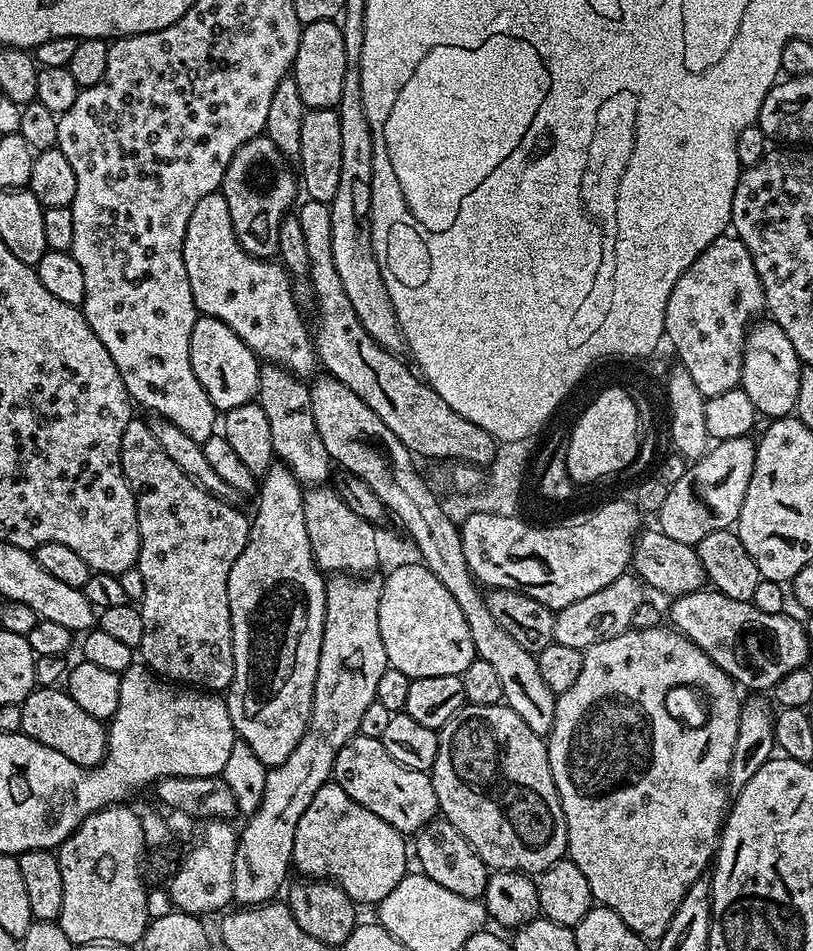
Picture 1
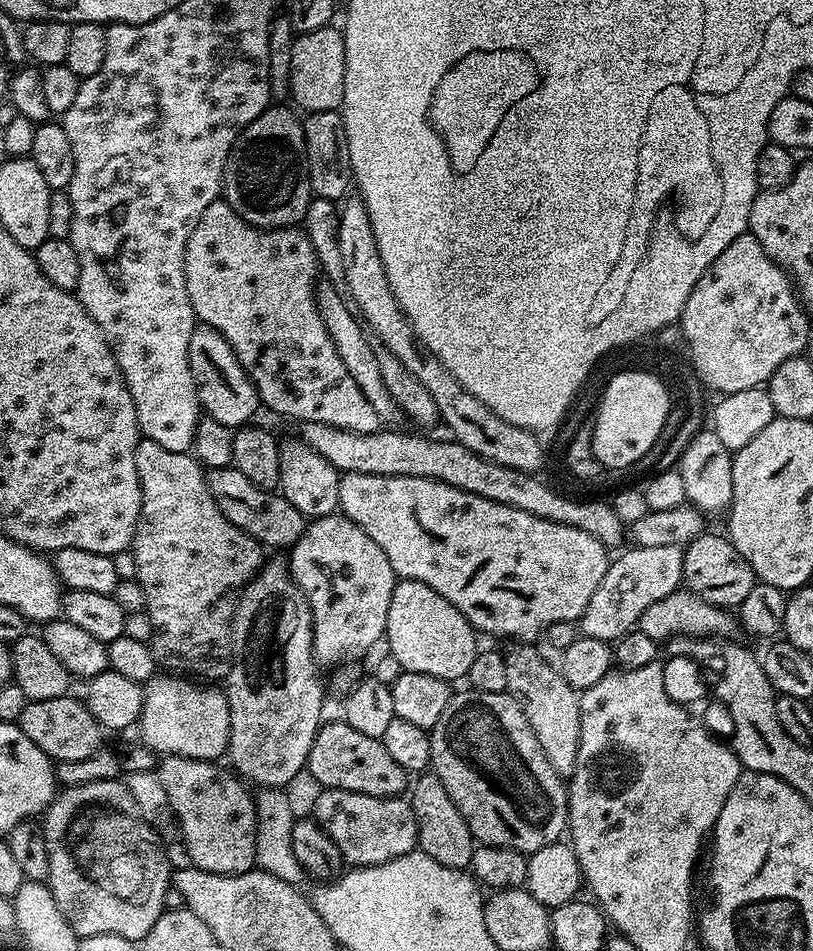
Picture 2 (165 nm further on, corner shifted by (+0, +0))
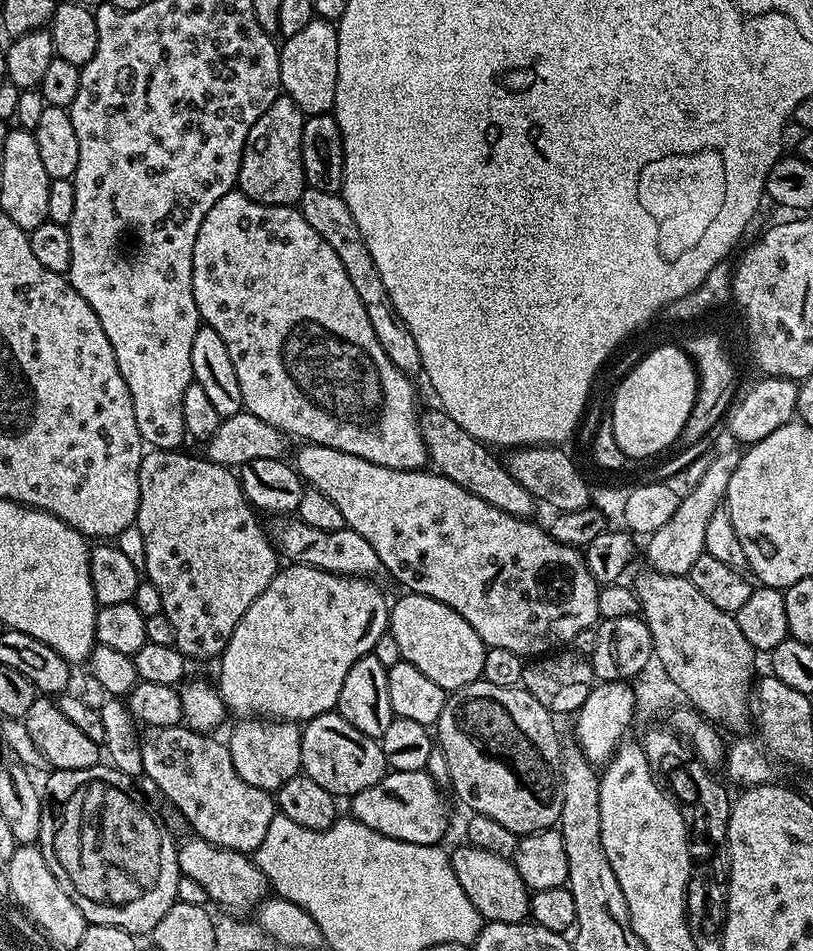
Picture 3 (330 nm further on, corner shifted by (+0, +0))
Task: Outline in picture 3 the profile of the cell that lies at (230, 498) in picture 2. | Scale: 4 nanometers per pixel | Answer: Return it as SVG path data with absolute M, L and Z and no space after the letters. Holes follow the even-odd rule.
M280 514L270 524L270 539L278 549L285 561L294 564L305 564L318 570L326 570L330 574L339 576L362 576L365 578L375 577L375 572L381 571L378 554L374 554L374 546L362 538L350 527L339 528L338 530L318 530L316 526L310 526L302 522L292 514Z

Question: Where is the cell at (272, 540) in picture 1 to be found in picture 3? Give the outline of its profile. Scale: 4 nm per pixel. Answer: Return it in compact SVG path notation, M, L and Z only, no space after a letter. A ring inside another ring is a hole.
M244 718L237 724L240 725L226 736L226 743L234 770L238 770L242 782L250 782L250 786L275 793L286 782L290 782L290 778L301 775L302 728L299 723L271 718Z

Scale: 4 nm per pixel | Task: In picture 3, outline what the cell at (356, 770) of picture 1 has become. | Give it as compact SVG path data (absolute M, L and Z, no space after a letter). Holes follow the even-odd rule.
M335 710L323 712L321 716L307 721L300 733L300 741L300 767L303 775L314 778L322 790L330 790L334 797L354 797L362 790L374 786L389 771L379 739L362 734L362 730L350 726L350 722L346 722L346 718L342 718Z

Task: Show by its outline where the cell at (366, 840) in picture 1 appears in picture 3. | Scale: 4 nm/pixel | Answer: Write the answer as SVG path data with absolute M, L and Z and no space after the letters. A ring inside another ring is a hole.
M389 771L374 786L351 797L351 819L402 842L439 845L448 832L448 804L440 793L441 785L427 772Z

